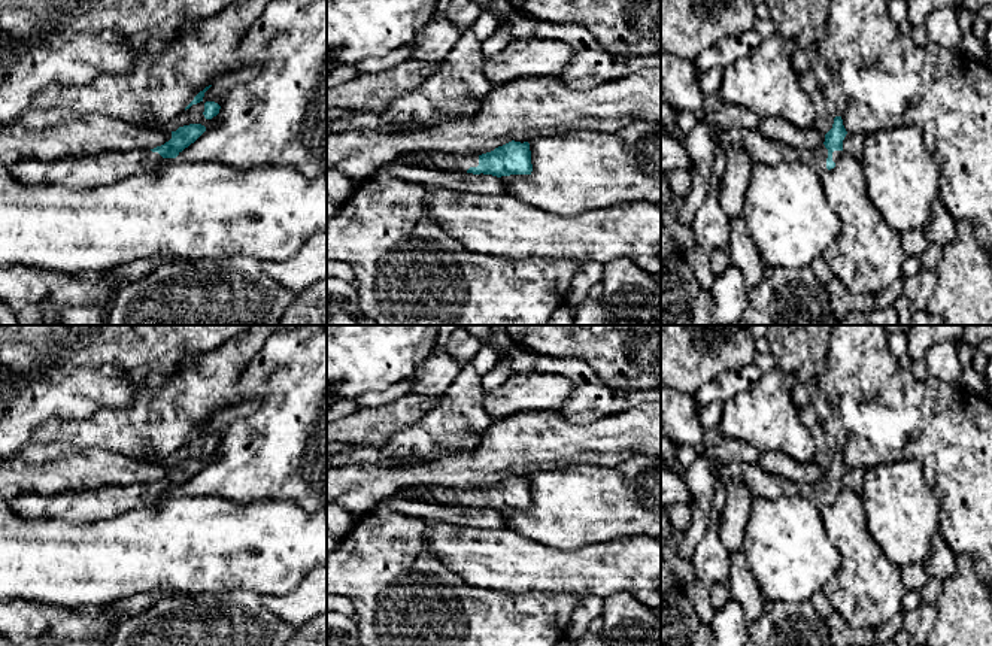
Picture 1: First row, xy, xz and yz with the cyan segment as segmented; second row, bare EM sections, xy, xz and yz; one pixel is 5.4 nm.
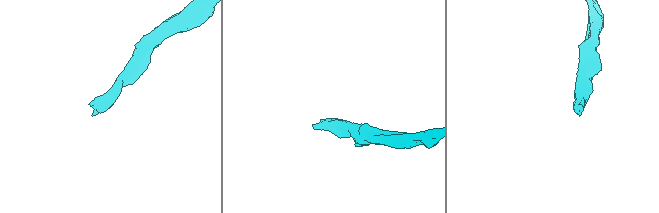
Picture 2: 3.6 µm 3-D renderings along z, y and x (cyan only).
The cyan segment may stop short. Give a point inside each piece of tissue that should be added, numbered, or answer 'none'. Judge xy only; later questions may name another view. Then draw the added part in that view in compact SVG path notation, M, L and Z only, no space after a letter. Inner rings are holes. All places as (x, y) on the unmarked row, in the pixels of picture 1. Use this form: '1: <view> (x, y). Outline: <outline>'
1: xy (84, 503). Outline: M151 483L78 486L54 492L19 491L7 504L24 518L90 522L158 503L172 494L175 492L163 492Z

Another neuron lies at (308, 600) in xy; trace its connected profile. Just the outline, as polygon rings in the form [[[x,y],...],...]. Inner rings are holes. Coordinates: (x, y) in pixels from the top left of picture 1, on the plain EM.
[[[327,565],[312,568],[294,591],[260,597],[273,615],[298,628],[318,615],[327,615]]]

